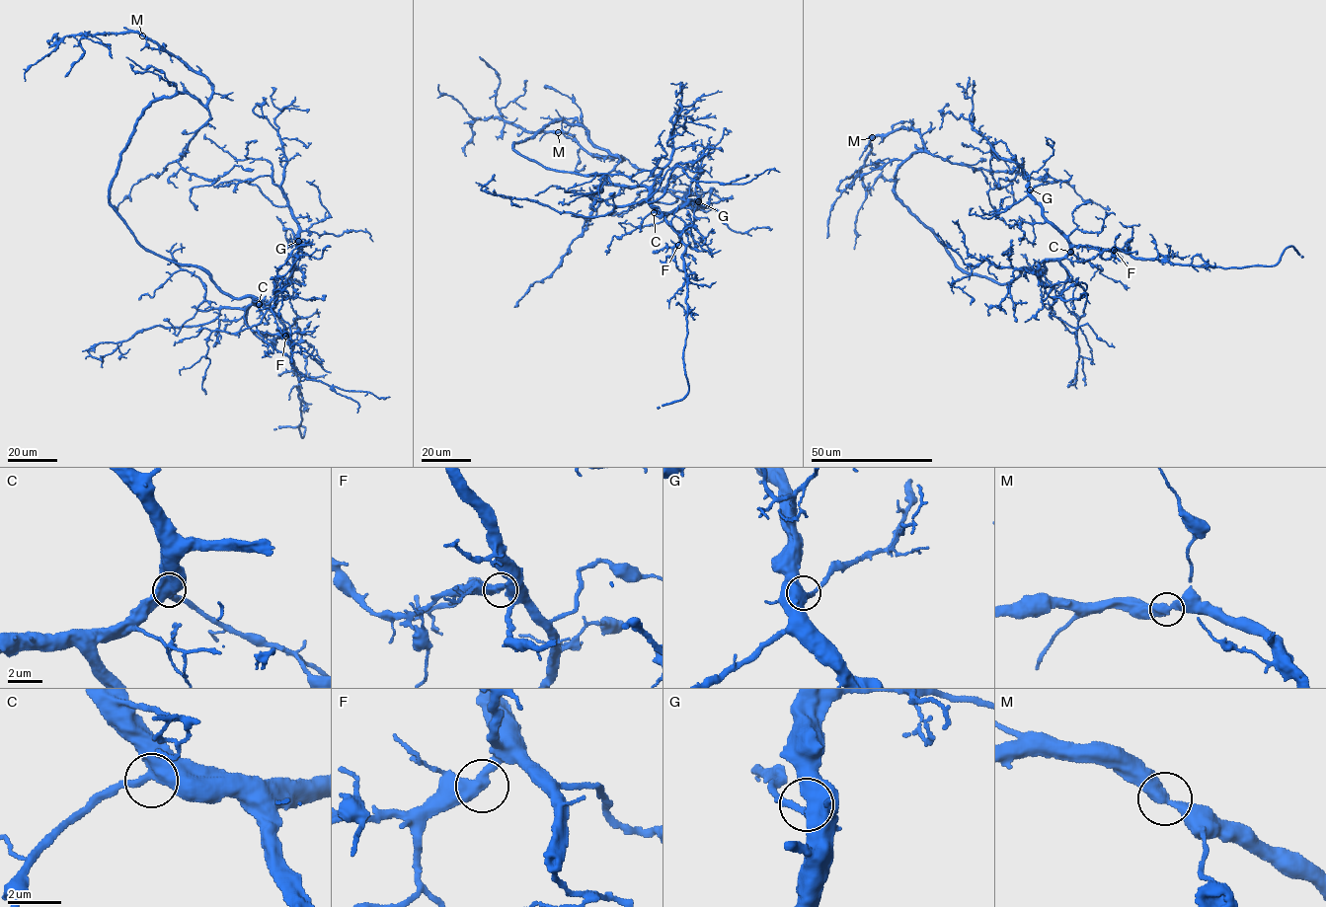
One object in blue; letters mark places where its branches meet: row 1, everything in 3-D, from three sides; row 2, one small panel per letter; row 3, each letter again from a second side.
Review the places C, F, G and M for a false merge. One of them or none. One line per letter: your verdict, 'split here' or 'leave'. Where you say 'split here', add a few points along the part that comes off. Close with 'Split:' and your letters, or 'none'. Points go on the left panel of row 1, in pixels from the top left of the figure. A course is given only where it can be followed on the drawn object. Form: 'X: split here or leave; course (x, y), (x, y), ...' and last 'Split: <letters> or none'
C: leave
F: leave
G: leave
M: leave
Split: none

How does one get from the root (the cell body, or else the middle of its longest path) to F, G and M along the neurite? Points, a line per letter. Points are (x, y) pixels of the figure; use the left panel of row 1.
F: (121, 219), (149, 251), (201, 266), (234, 298), (269, 305), (285, 336)
G: (121, 219), (144, 247), (201, 266), (221, 290), (255, 305), (272, 301), (286, 284), (298, 241)
M: (121, 219), (110, 202), (111, 186), (145, 109), (180, 93), (204, 105), (212, 91), (204, 76), (143, 36)

